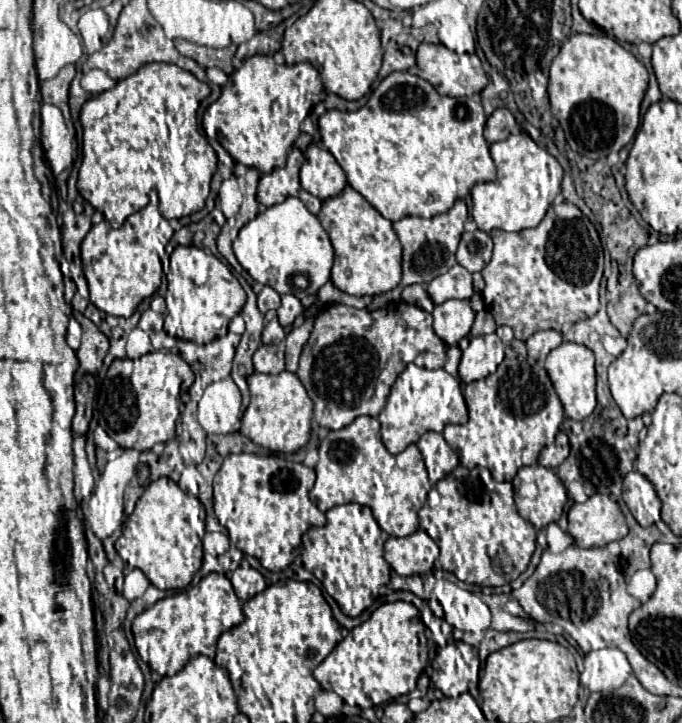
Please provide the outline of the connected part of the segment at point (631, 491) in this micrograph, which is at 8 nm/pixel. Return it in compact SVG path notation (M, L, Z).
M640 472L626 474L622 498L640 526L652 526L660 522L660 500L656 490Z

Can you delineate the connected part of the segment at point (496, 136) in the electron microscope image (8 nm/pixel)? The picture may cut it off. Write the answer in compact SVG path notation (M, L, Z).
M498 108L486 122L484 138L488 144L494 144L498 140L506 140L510 130L516 126L516 120L508 108Z

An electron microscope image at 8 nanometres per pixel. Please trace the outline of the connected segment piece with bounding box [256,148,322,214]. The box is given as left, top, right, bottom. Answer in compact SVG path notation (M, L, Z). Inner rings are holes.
M292 148L290 156L288 156L288 164L284 168L278 168L272 174L266 174L260 178L258 196L256 196L258 202L262 206L270 208L270 206L284 202L288 196L296 196L306 204L306 208L312 214L318 214L322 208L322 202L316 196L304 192L300 186L300 180L298 180L298 172L300 172L302 162L304 162L302 150Z

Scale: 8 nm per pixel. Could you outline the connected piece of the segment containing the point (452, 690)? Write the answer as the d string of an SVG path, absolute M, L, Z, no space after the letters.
M462 641L450 642L440 649L431 666L431 682L447 697L457 698L478 686L481 667L478 653Z

